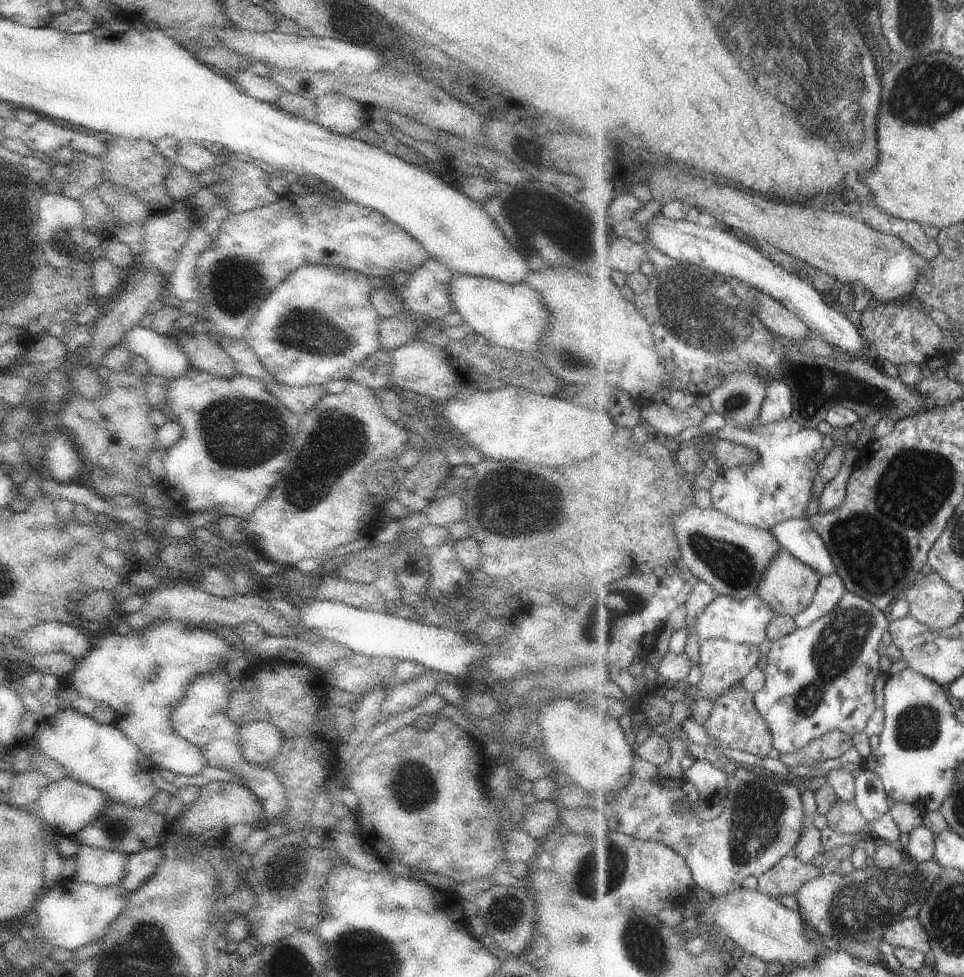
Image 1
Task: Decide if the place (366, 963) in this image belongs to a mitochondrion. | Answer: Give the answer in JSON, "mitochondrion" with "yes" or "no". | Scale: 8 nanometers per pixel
{"mitochondrion":"yes"}

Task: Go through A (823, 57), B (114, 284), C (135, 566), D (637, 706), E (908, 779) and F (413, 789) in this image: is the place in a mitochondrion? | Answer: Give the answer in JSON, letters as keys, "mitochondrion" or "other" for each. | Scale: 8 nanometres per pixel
{"A":"mitochondrion","B":"other","C":"other","D":"other","E":"other","F":"mitochondrion"}

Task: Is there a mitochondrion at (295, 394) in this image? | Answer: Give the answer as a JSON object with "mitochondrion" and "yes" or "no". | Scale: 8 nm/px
{"mitochondrion":"no"}

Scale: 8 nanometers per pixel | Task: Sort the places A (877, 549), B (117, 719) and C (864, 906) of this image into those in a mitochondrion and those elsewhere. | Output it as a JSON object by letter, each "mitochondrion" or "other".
{"A":"mitochondrion","B":"other","C":"mitochondrion"}

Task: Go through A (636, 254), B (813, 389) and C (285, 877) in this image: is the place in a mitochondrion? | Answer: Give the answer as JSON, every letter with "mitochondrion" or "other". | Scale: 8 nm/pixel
{"A":"other","B":"mitochondrion","C":"mitochondrion"}

